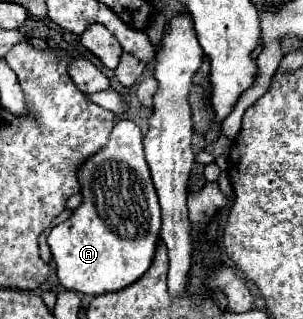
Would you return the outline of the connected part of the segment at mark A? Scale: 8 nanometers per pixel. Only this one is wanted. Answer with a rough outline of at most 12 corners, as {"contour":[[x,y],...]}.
{"contour":[[117,122],[55,226],[59,282],[93,296],[147,272],[161,228],[143,134]]}

